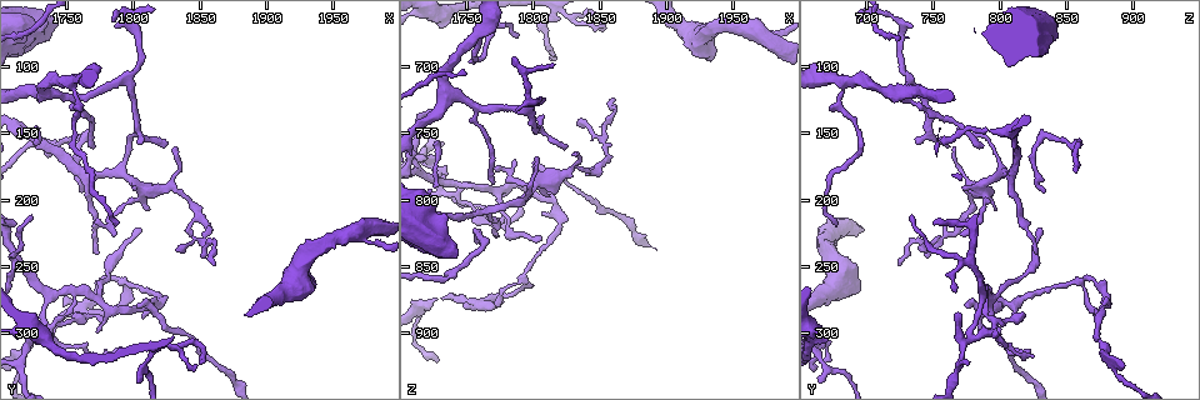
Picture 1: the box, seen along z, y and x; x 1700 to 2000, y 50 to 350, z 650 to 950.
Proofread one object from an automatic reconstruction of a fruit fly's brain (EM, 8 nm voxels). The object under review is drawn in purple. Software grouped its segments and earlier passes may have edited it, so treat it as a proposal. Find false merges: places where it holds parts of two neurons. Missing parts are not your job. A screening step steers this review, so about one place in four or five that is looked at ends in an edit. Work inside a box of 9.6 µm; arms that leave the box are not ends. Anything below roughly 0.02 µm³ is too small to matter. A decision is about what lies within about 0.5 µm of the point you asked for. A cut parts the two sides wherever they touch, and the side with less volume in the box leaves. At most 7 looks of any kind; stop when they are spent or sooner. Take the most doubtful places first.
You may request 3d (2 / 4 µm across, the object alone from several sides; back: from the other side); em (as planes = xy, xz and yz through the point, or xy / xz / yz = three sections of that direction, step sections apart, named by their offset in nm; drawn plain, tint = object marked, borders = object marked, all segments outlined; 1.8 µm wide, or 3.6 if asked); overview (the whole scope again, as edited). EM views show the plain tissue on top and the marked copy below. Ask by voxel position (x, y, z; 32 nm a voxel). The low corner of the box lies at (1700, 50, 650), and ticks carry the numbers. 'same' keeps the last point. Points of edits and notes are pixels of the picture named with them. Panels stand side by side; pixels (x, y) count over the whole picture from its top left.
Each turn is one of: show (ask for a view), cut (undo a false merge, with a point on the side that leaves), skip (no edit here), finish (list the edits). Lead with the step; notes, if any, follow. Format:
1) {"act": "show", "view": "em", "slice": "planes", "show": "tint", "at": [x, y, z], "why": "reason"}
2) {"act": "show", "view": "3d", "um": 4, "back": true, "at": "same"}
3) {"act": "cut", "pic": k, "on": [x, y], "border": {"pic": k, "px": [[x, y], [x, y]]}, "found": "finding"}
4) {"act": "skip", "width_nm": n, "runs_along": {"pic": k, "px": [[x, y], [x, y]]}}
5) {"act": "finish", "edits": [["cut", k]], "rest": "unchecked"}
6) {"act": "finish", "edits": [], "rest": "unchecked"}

{"act": "show", "view": "3d", "um": 2, "at": [1728, 304, 782], "why": "two arms in line, one across"}

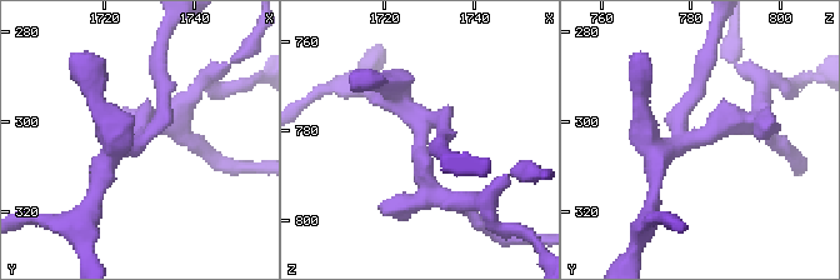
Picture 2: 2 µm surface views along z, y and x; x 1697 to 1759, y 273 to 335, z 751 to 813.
{"act": "show", "view": "em", "slice": "yz", "step": 4, "show": "tint", "at": [1729, 303, 780]}

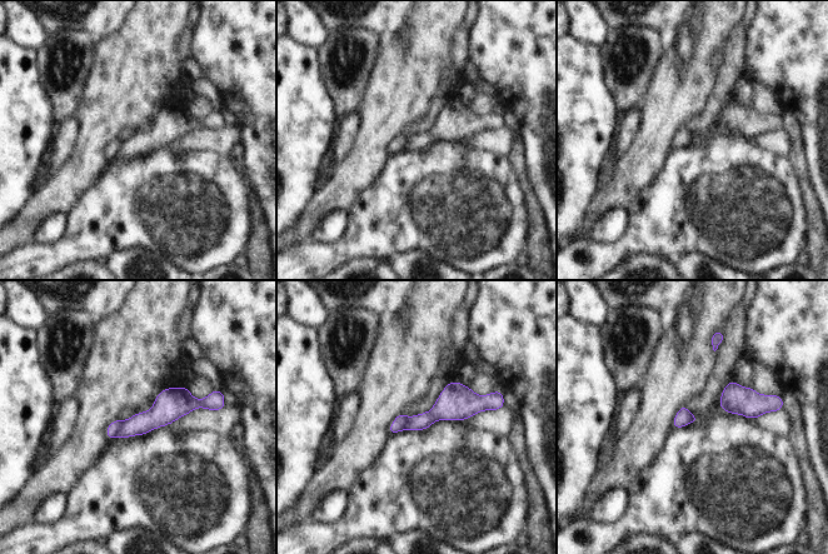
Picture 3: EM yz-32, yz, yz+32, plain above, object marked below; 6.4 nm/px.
{"act": "show", "view": "em", "slice": "planes", "show": "borders", "at": "same", "why": "another direction"}

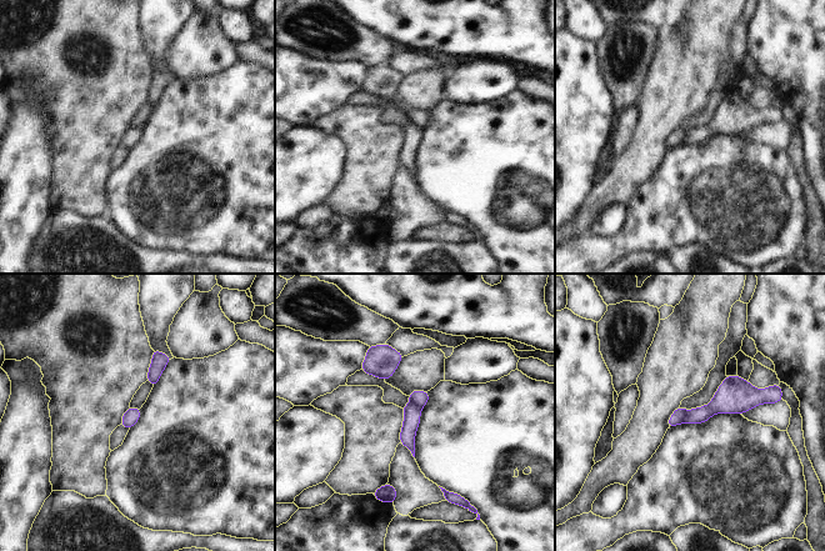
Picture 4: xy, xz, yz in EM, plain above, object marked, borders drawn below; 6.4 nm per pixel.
{"act": "cut", "pic": 4, "on": [720, 402], "border": {"pic": 4, "px": [[686, 412], [680, 422]]}, "found": "two neurons meet here"}

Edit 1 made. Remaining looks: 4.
{"act": "show", "view": "em", "slice": "xy", "step": 4, "show": "tint", "at": [1754, 110, 680], "why": "branch point"}

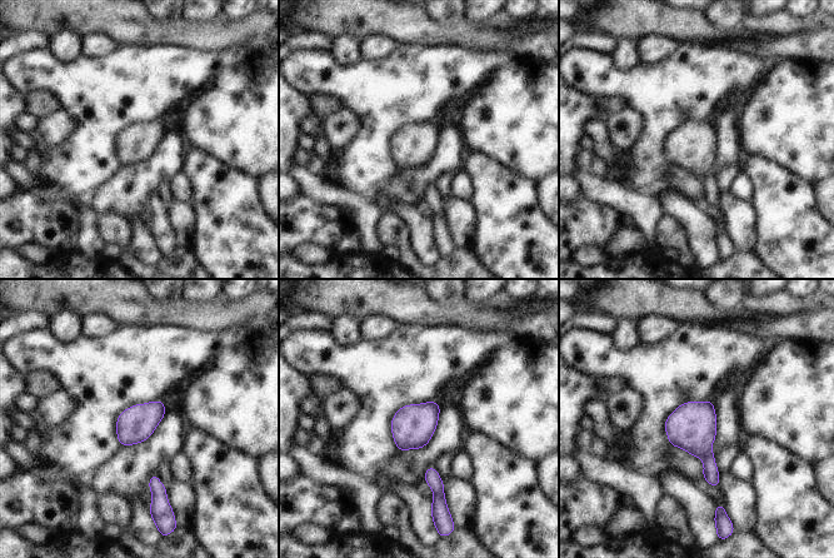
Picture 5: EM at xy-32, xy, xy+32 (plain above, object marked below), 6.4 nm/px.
{"act": "show", "view": "em", "slice": "yz", "step": 16, "show": "tint", "at": "same", "why": "another direction"}

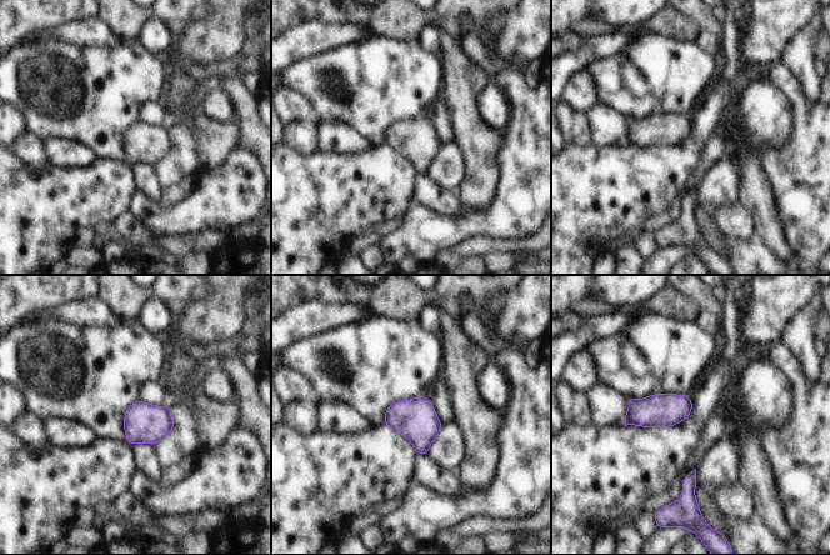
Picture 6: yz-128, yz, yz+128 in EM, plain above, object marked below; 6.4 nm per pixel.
{"act": "skip", "found": "one neuron here"}

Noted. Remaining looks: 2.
{"act": "finish", "edits": [["cut", 4]], "rest": "unchecked"}

